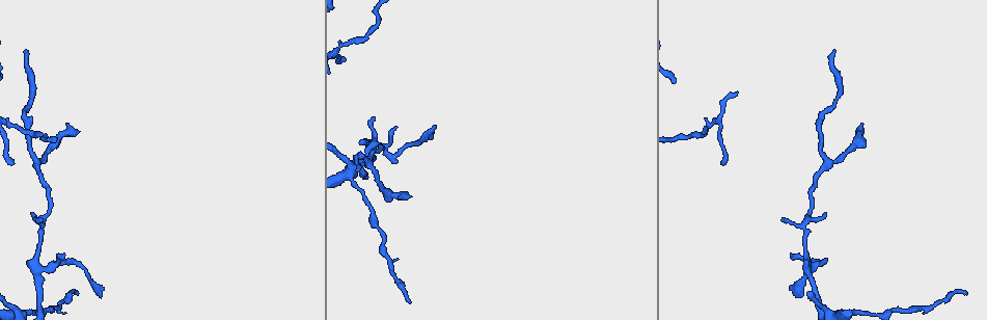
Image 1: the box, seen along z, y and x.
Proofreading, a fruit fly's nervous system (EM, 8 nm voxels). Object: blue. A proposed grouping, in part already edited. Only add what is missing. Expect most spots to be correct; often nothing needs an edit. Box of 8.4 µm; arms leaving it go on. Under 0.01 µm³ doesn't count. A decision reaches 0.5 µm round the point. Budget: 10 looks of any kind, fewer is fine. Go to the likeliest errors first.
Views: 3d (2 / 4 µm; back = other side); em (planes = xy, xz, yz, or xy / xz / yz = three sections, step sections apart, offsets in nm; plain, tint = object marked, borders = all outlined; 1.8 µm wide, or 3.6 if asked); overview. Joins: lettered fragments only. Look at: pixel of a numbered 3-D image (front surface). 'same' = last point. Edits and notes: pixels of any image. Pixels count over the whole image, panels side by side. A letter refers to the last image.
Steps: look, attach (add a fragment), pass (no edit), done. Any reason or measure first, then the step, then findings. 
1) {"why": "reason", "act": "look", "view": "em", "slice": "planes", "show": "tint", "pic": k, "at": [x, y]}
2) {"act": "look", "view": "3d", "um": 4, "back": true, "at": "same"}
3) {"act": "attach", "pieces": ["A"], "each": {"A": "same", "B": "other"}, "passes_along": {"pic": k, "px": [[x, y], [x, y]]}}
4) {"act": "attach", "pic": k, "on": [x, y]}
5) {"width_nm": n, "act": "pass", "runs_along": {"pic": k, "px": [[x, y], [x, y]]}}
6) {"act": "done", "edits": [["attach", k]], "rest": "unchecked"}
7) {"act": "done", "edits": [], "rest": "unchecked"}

{"why": "free end", "act": "look", "view": "3d", "um": 4, "pic": 1, "at": [967, 292]}

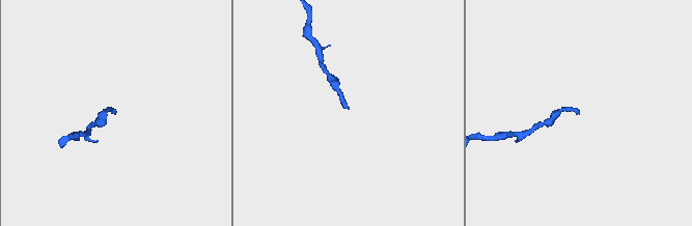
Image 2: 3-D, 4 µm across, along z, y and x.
{"why": "now the EM", "act": "look", "view": "em", "slice": "xy", "step": 8, "show": "borders", "pic": 2, "at": [579, 114]}

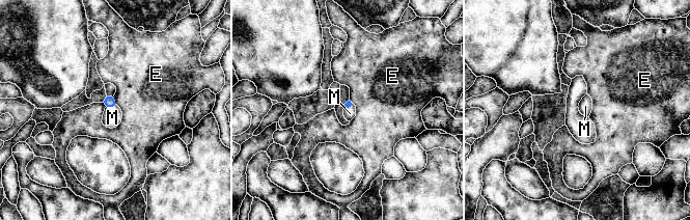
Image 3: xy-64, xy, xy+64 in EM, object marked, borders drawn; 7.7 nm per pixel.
{"longest_contact_nm": ["M", 100], "act": "attach", "pieces": ["M"], "each": {"E": "other", "M": "same"}, "passes_along": {"pic": 3, "px": [[109, 101], [110, 108], [112, 117]]}, "found": "the cell continues"}

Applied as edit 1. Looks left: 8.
{"why": "free end", "act": "look", "view": "em", "slice": "planes", "show": "borders", "pic": 1, "at": [397, 196]}

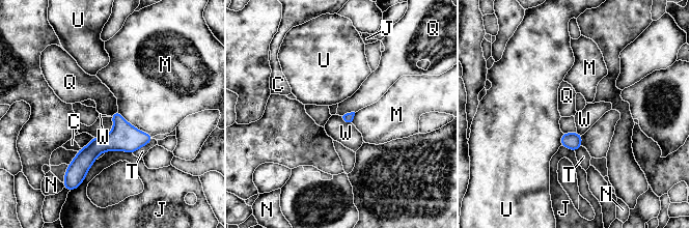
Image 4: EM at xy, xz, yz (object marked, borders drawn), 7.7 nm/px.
{"longest_contact_nm": ["M", 340], "act": "pass", "each": {"C": "other", "J": "other", "M": "other", "N": "other", "Q": "other", "T": "other", "U": "other", "W": "other"}, "border": {"pic": 4, "px": [[355, 112], [347, 112], [342, 116]]}, "found": "none of them fits"}

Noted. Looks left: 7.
{"why": "an open end", "act": "look", "view": "em", "slice": "planes", "show": "borders", "pic": 1, "at": [26, 49]}

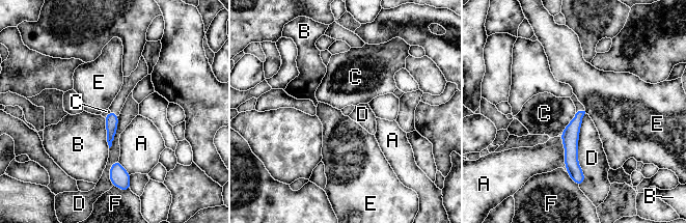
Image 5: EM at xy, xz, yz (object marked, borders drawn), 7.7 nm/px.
{"width_nm": 110, "act": "pass", "each": {"A": "other", "B": "other", "C": "other", "D": "other", "E": "other", "F": "other"}, "border": {"pic": 5, "px": [[576, 113], [559, 134]]}, "found": "none of them fits"}

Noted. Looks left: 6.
{"why": "calibre changes", "act": "look", "view": "3d", "um": 4, "pic": 1, "at": [13, 306]}

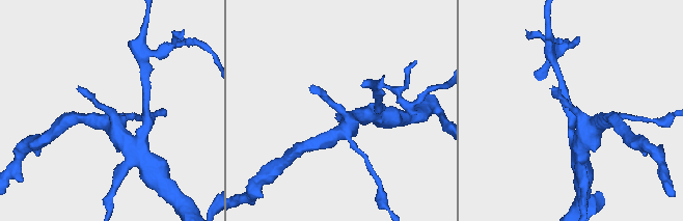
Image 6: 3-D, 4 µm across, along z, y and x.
{"act": "look", "view": "em", "slice": "planes", "show": "plain", "pic": 6, "at": [574, 112]}

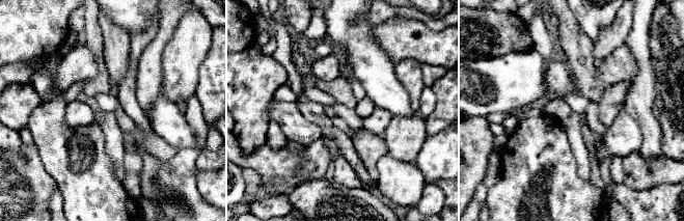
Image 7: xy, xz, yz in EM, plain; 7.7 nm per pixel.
{"act": "look", "view": "em", "slice": "planes", "show": "borders", "at": "same"}

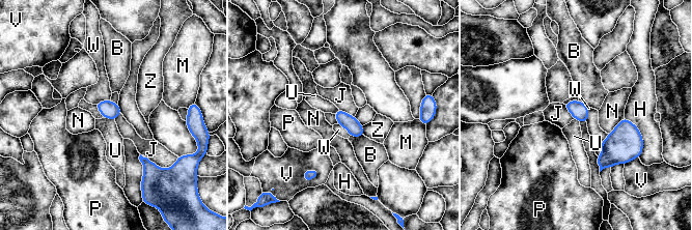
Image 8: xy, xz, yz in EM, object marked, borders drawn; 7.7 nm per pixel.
{"act": "pass", "each": {"B": "other", "H": "other", "J": "other", "M": "other", "N": "other", "P": "other", "U": "other", "V": "other", "W": "other", "Z": "other"}, "border": {"pic": 8, "px": [[338, 108], [354, 116]]}, "found": "none of them fits"}

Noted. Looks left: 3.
{"act": "done", "edits": [["attach", 3]], "rest": "unchecked"}

